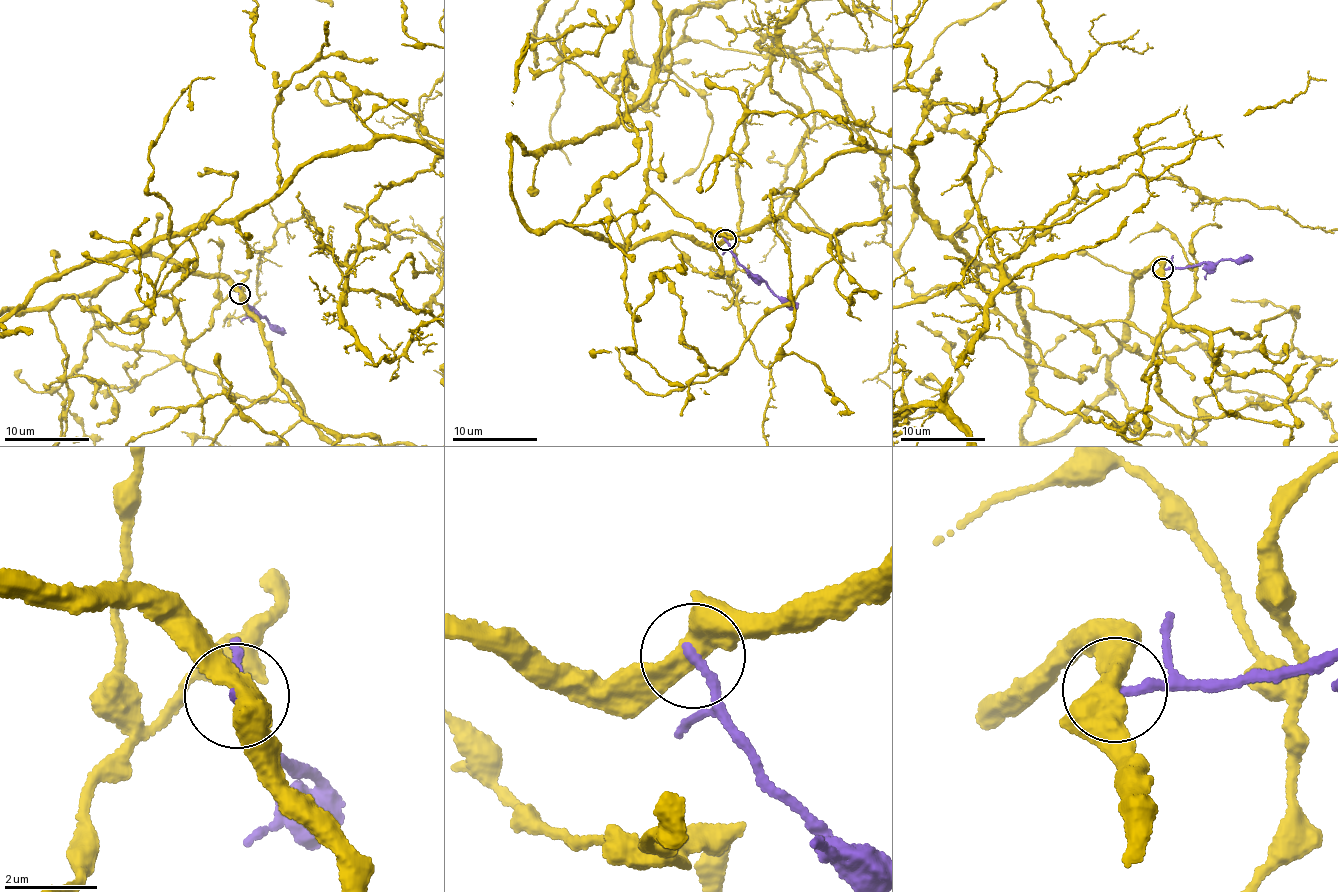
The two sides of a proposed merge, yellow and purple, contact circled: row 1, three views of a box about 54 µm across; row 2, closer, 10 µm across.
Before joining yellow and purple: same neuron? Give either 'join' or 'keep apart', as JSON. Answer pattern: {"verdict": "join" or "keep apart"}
{"verdict": "keep apart"}

